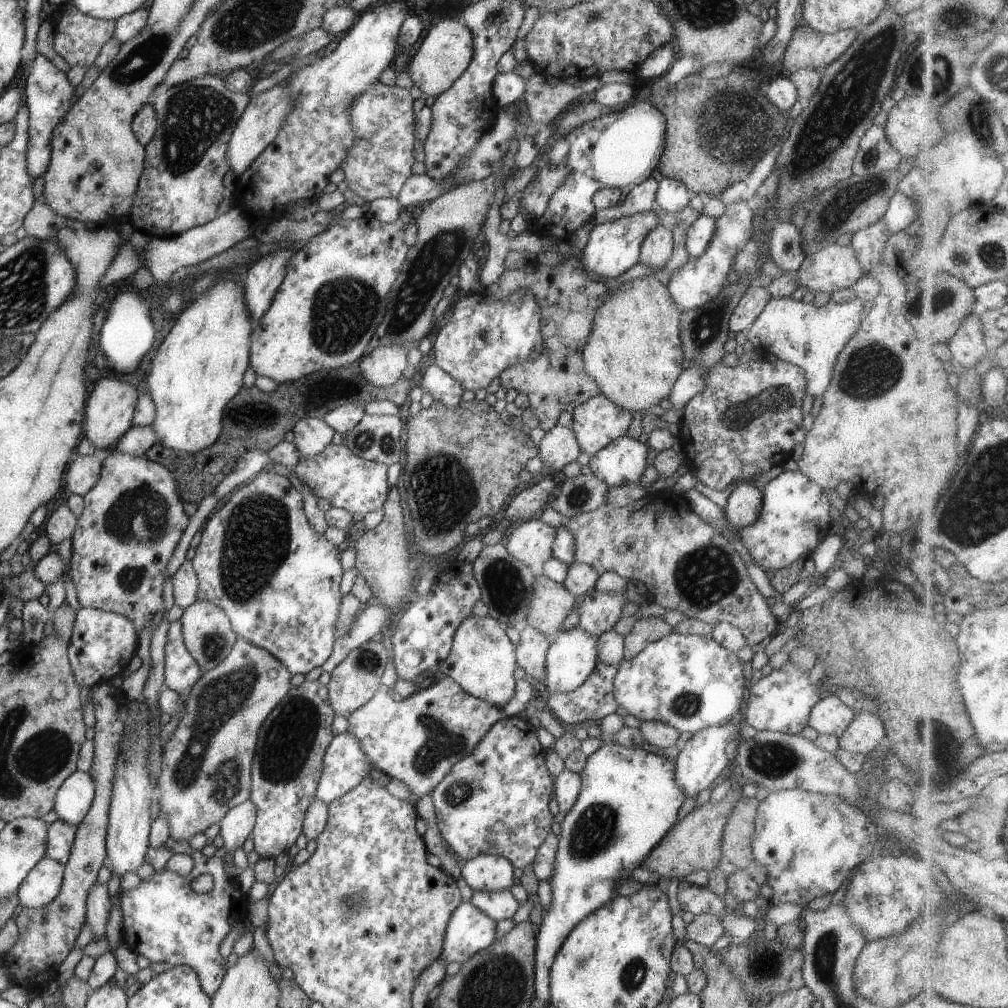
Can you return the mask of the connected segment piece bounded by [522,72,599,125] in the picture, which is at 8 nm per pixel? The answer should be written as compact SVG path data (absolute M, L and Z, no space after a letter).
M534 72L524 82L522 93L531 122L554 125L571 100L581 94L595 92L598 83L598 77L590 77L579 88L561 82L552 86L545 84L541 75Z

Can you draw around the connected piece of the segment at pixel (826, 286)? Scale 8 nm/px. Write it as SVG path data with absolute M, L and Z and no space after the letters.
M833 243L817 252L805 253L796 276L803 289L831 294L855 284L862 270L849 245Z

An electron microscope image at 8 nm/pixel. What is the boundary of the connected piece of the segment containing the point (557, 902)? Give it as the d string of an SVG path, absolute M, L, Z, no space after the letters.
M602 743L587 757L583 770L579 772L580 787L575 802L564 814L560 822L561 832L557 838L557 852L553 860L553 874L549 878L551 901L536 934L534 950L534 997L542 1006L549 1004L549 969L573 926L599 906L603 906L615 896L616 880L628 878L632 868L637 867L643 858L653 850L668 828L677 822L679 806L685 796L675 784L675 759L663 758L641 748L625 748L613 743Z

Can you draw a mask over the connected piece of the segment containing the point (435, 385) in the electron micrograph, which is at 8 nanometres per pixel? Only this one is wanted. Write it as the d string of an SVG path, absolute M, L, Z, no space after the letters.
M436 364L427 367L422 375L419 387L423 392L429 392L435 402L441 402L447 408L455 408L461 402L464 391L449 374L441 370Z

